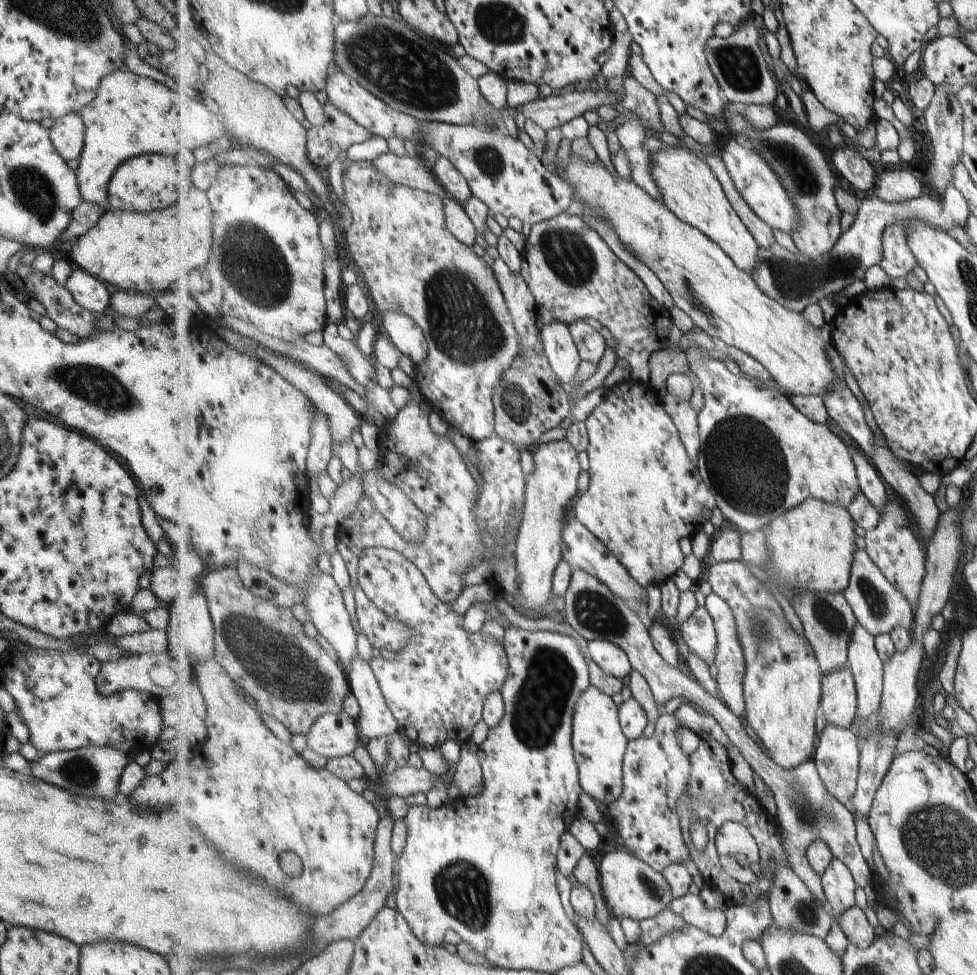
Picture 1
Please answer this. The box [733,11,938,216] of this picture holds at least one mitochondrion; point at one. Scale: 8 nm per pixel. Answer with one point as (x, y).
(803, 169)

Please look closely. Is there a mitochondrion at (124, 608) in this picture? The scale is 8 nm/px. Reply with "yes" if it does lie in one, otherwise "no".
no

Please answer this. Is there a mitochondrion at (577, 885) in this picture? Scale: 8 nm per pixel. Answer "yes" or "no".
no

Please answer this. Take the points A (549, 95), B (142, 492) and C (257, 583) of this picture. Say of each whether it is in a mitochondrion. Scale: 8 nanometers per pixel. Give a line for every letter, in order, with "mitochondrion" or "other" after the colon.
A: other
B: other
C: other

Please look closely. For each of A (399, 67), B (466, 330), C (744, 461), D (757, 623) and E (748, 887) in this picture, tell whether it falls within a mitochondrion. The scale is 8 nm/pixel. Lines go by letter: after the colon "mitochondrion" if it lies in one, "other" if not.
A: mitochondrion
B: mitochondrion
C: mitochondrion
D: mitochondrion
E: other

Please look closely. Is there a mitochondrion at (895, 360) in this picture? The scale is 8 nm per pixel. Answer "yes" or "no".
no

